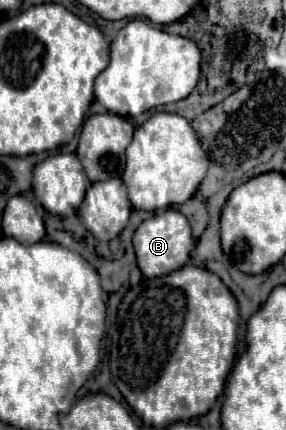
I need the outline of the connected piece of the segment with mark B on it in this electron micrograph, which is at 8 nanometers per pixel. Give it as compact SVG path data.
M167 209L161 215L155 215L155 217L143 221L133 235L137 265L143 273L143 277L147 277L147 279L167 275L179 267L187 265L193 245L195 245L195 241L191 237L191 225L189 225L187 217L183 213L179 213L177 209Z

